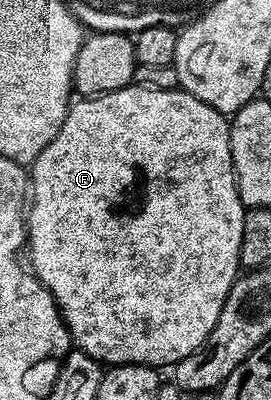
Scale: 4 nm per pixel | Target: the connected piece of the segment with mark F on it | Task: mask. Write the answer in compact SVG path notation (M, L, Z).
M132 84L122 86L119 90L114 90L108 94L96 94L94 96L84 97L83 102L76 101L70 107L65 116L65 120L61 124L61 128L57 132L57 136L53 136L53 140L49 140L49 144L41 152L41 156L37 156L35 161L29 167L29 209L26 211L27 220L27 240L25 243L25 254L31 257L29 262L30 269L33 271L39 282L45 289L51 292L53 300L57 304L57 308L63 317L63 323L66 324L67 330L71 333L71 341L78 349L83 350L89 356L93 356L93 360L97 360L101 364L108 367L113 366L130 366L132 368L142 368L145 366L153 366L156 368L174 367L176 362L180 362L185 356L192 354L197 348L201 348L201 344L209 336L209 332L213 332L213 324L217 324L217 316L221 316L221 308L225 304L225 296L229 296L229 288L233 288L235 279L241 273L239 264L239 253L241 252L241 236L243 235L243 216L245 207L239 189L235 186L235 169L233 168L233 156L231 155L231 124L230 121L221 112L217 112L217 108L213 108L209 104L205 104L201 100L197 100L197 96L193 96L188 90L182 88L173 90L152 89L147 85Z

